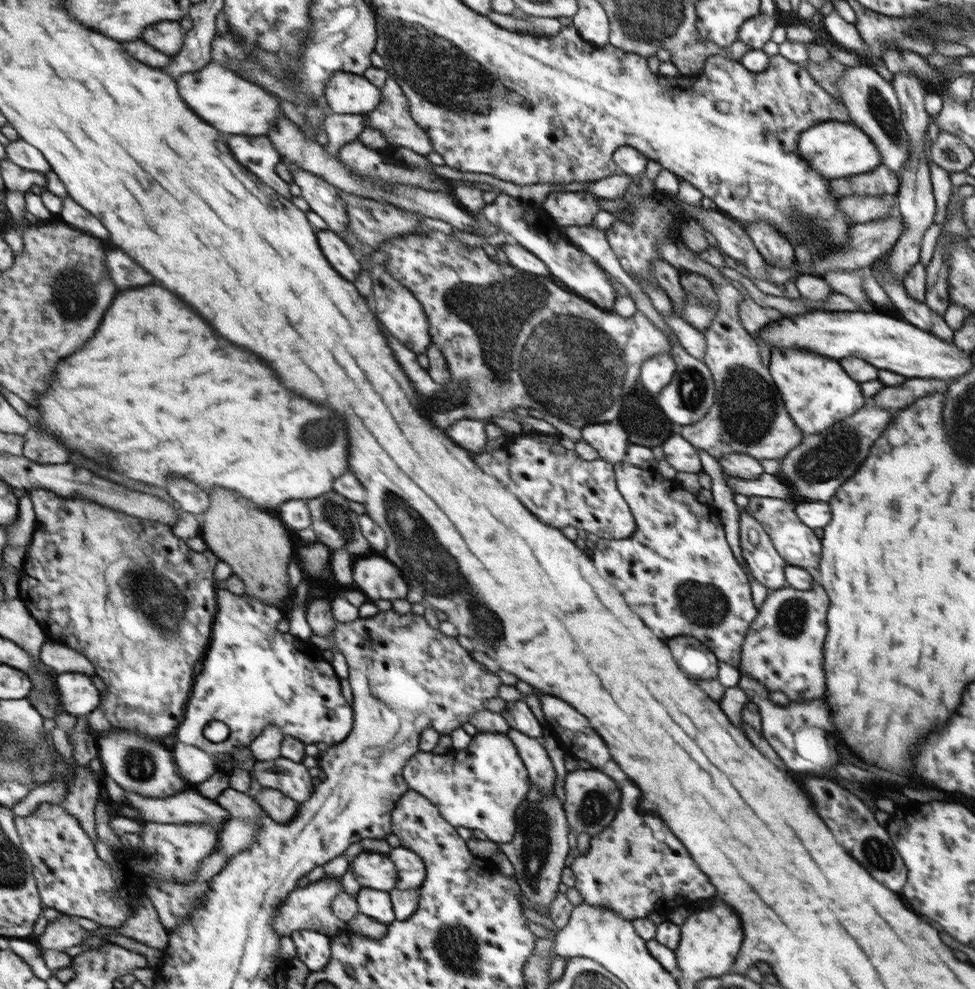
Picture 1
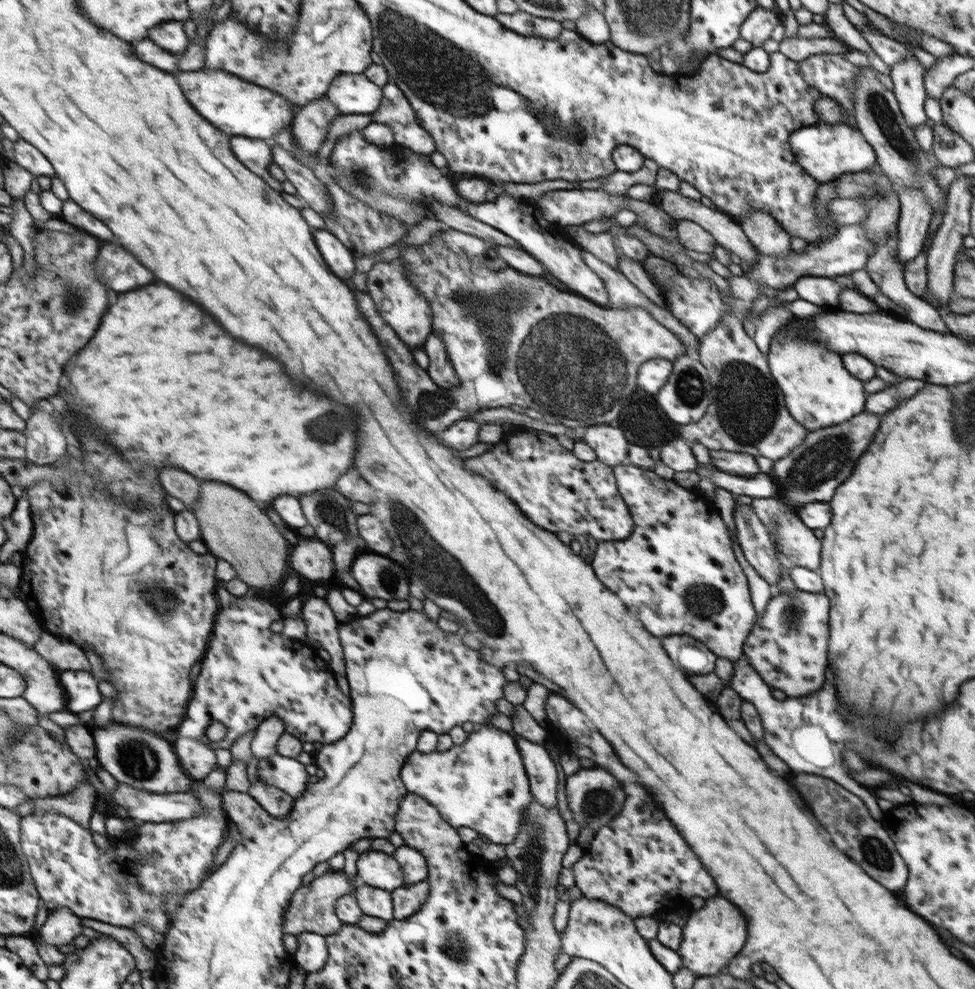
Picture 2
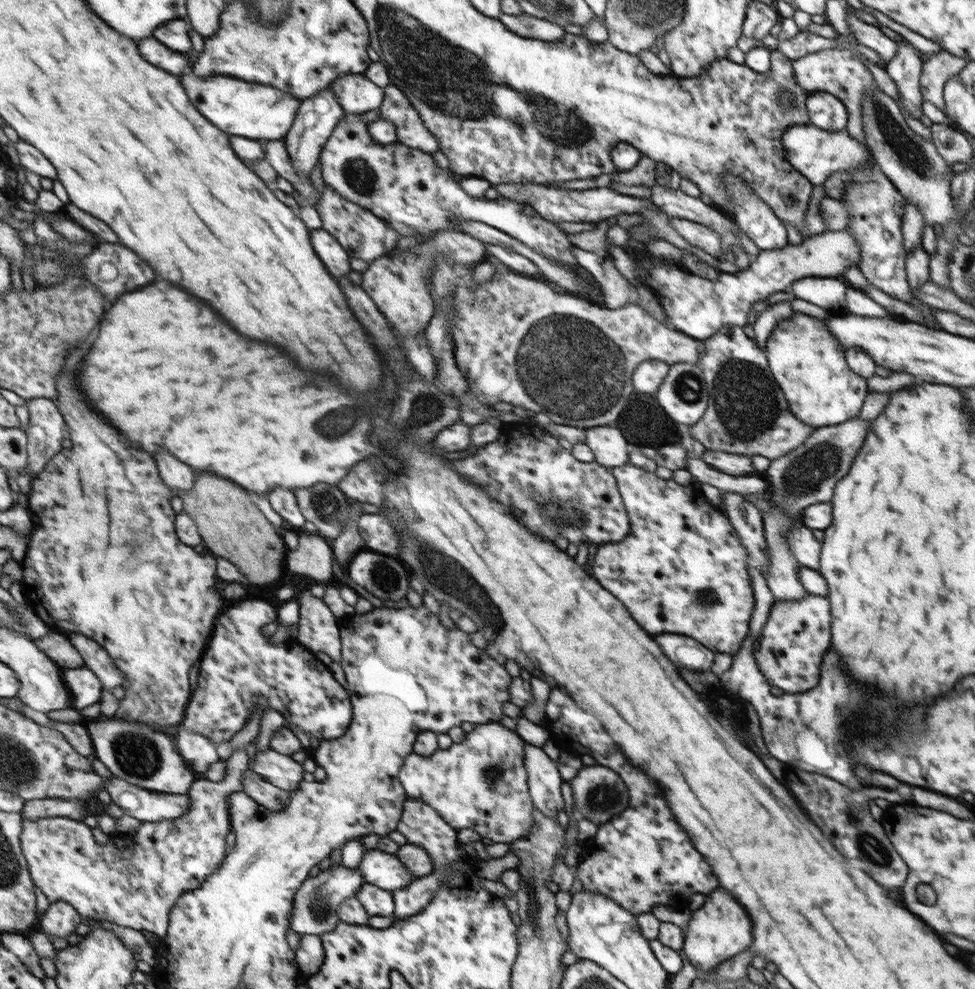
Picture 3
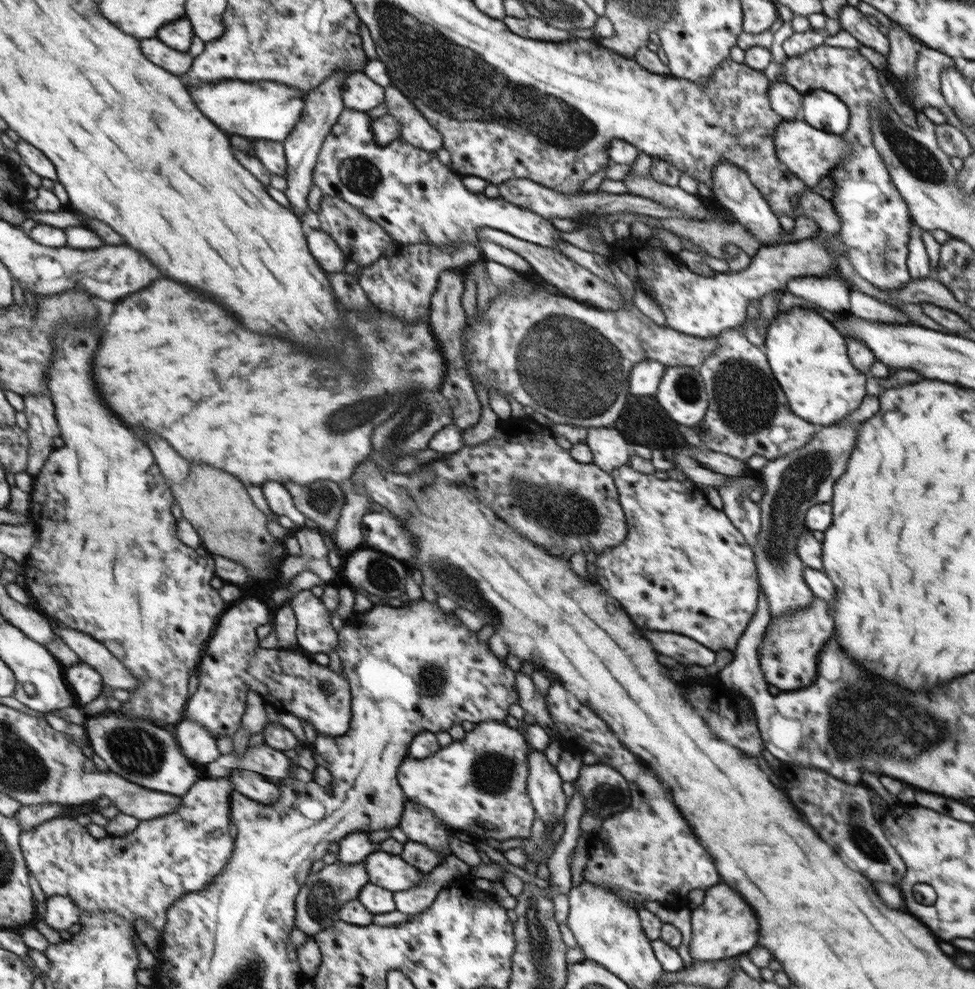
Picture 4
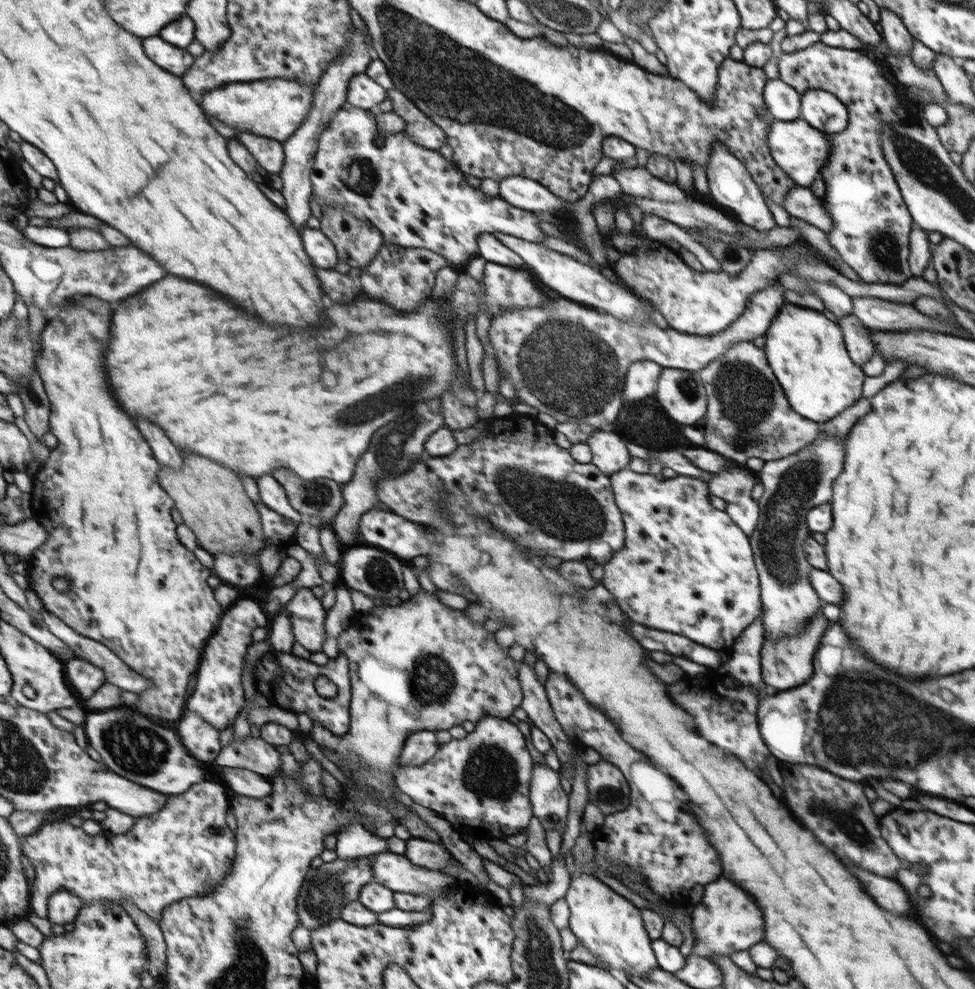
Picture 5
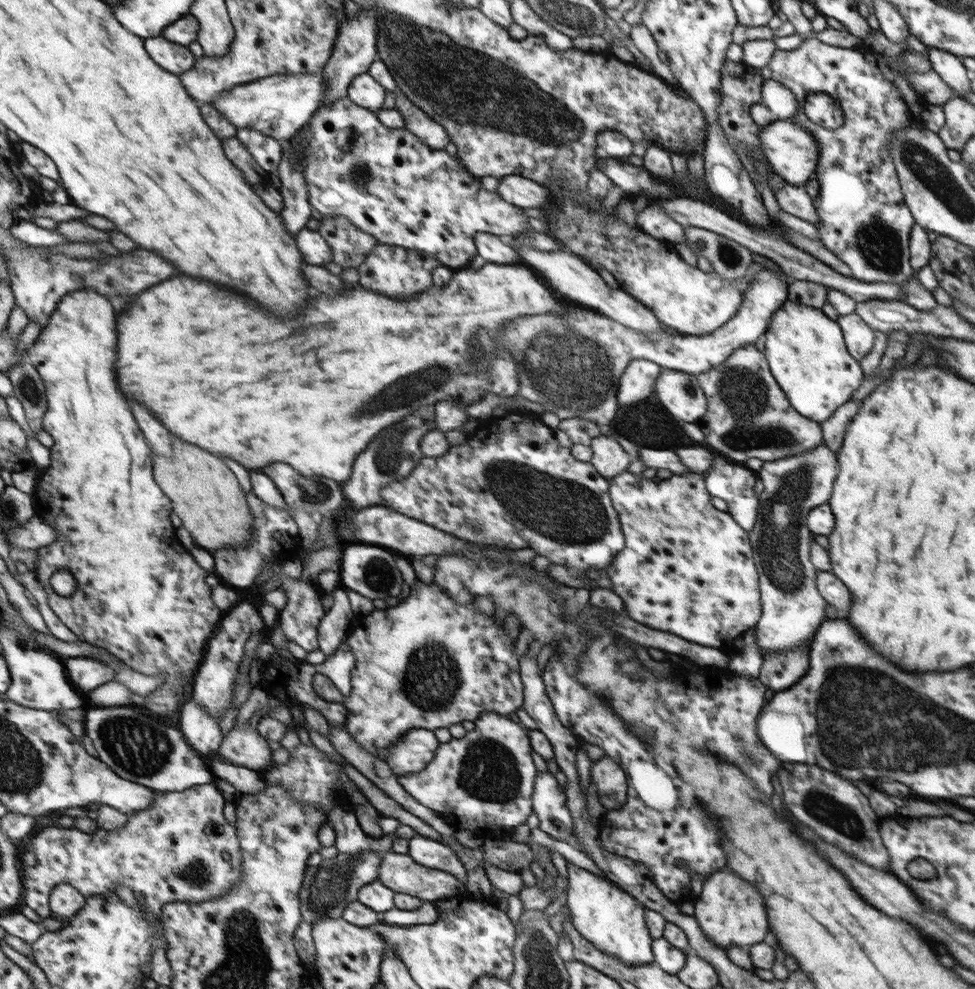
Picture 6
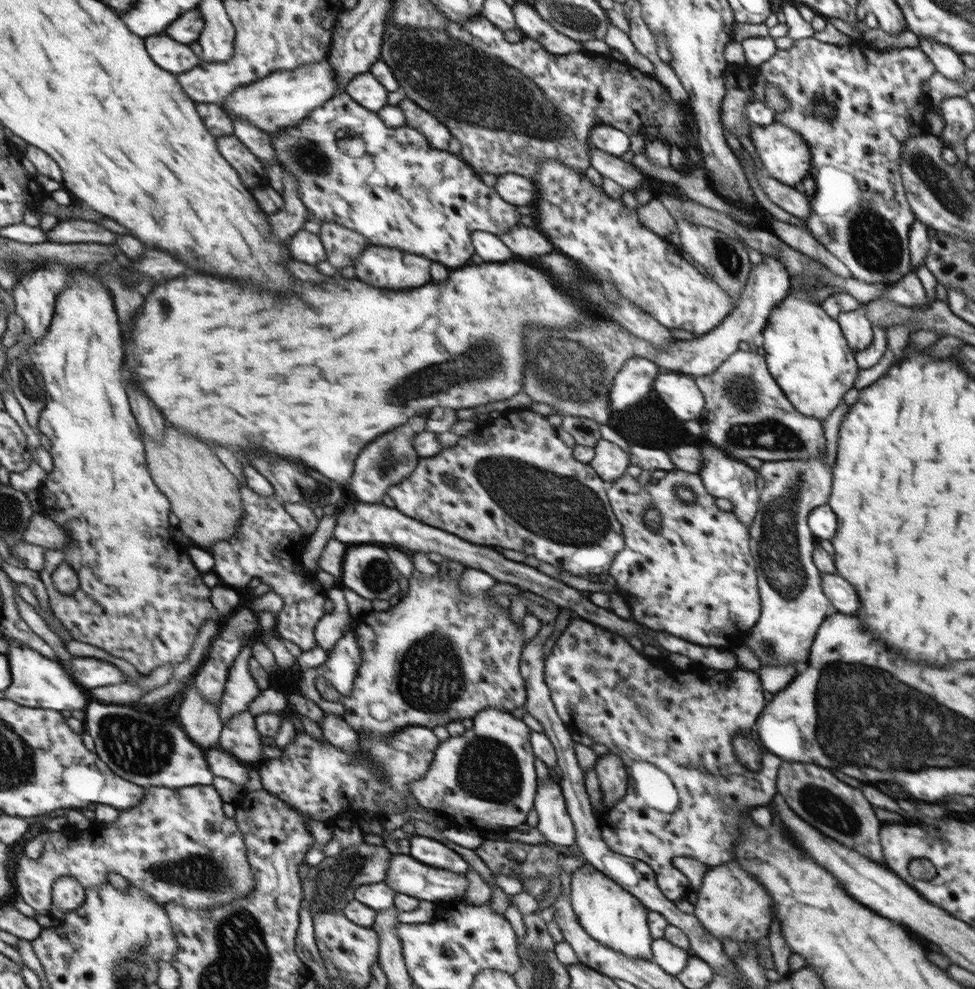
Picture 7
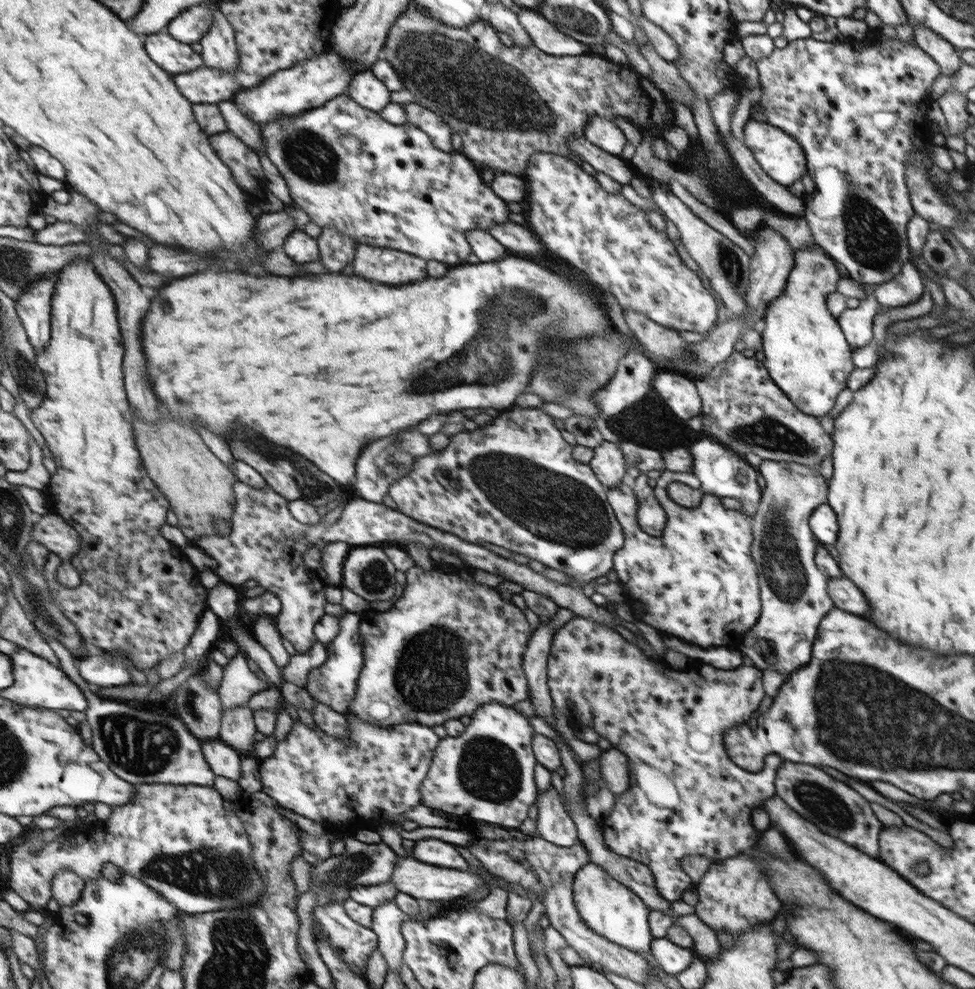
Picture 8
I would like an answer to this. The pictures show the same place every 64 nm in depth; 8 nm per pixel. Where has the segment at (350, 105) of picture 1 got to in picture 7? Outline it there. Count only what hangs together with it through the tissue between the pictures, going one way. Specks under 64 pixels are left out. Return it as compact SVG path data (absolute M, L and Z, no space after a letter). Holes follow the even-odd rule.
M370 72L357 75L348 86L347 92L360 103L360 106L376 113L388 105L390 91Z

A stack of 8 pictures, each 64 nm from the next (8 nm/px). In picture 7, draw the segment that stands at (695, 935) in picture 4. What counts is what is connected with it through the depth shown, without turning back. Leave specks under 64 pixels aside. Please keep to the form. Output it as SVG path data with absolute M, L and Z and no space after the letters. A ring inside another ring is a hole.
M726 862L722 872L717 866L708 868L704 873L700 889L697 891L698 901L694 905L694 914L699 921L711 931L716 939L730 938L744 943L762 938L768 934L770 922L774 918L774 902L766 888L752 876L742 870L738 862Z

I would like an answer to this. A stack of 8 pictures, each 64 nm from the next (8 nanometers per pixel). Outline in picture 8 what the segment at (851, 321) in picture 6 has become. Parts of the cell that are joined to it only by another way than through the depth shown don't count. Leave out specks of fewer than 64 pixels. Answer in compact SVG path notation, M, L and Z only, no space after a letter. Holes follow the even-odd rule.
M861 284L865 290L867 297L860 300L858 308L855 309L845 309L839 315L840 326L843 326L844 334L847 334L847 339L852 348L866 346L872 339L875 330L877 329L877 323L874 318L878 316L880 304L873 295L874 290L876 290L876 285Z

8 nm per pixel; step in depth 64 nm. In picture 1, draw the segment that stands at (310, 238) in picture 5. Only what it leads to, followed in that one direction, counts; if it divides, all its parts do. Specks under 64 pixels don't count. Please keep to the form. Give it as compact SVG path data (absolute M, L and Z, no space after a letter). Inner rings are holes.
M317 230L324 252L328 260L340 271L343 278L354 283L361 271L358 254L344 237L332 230Z

